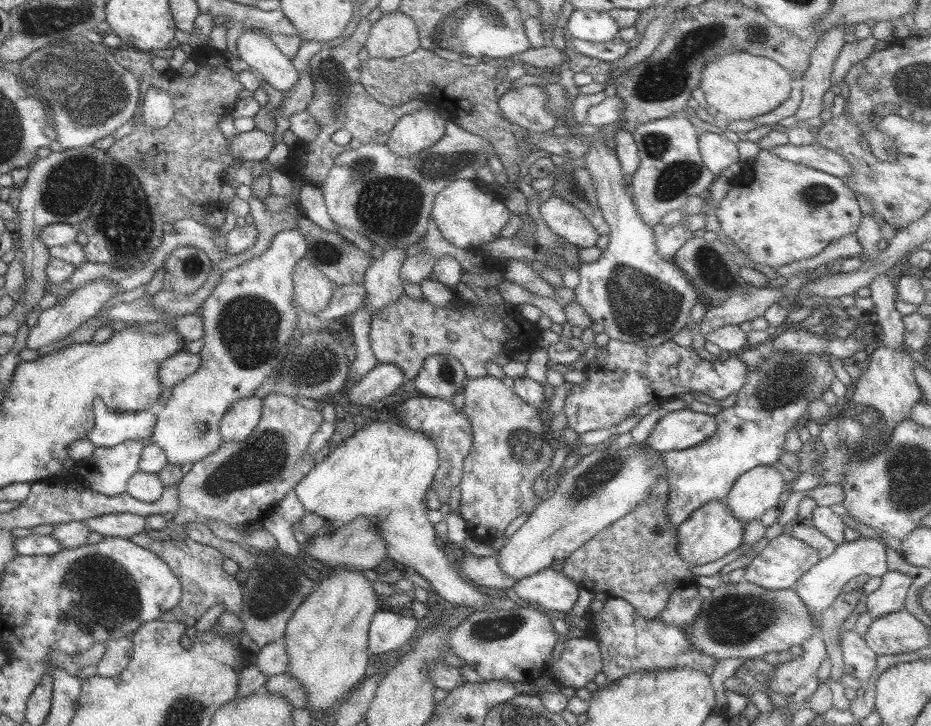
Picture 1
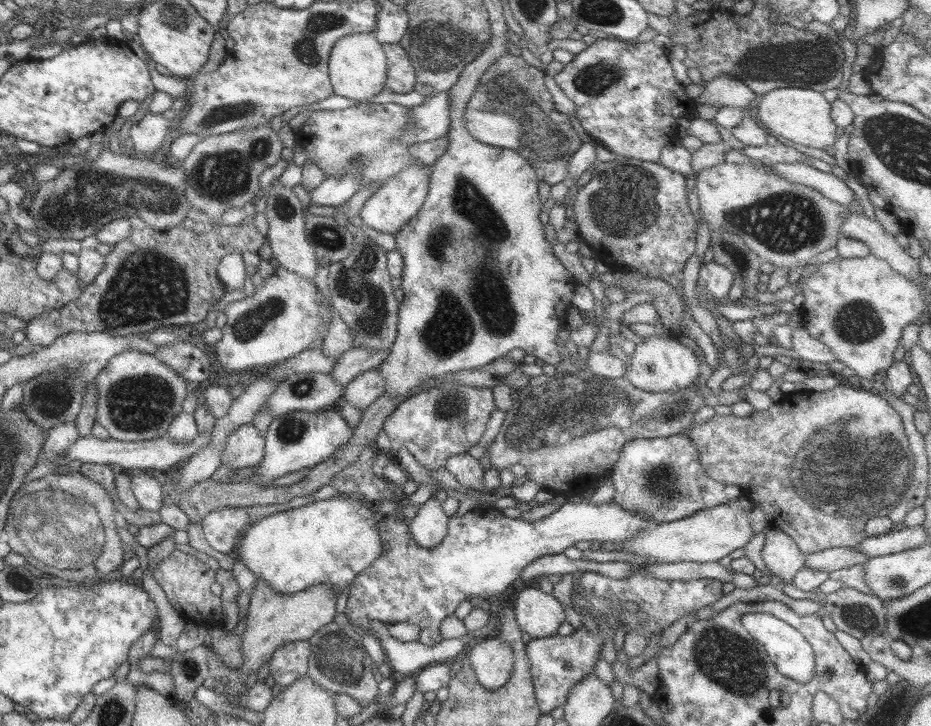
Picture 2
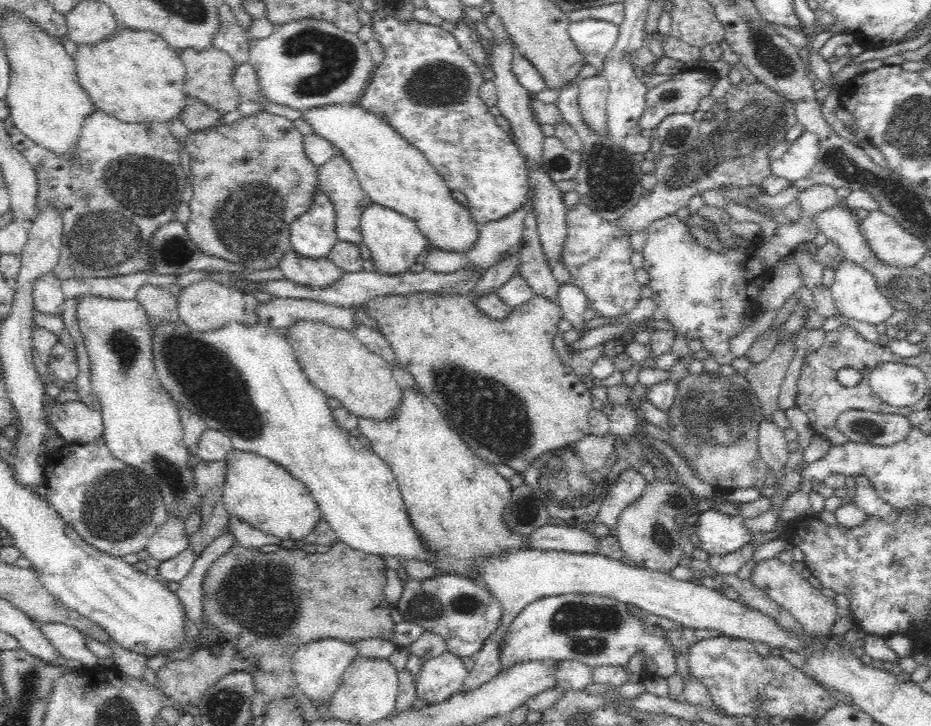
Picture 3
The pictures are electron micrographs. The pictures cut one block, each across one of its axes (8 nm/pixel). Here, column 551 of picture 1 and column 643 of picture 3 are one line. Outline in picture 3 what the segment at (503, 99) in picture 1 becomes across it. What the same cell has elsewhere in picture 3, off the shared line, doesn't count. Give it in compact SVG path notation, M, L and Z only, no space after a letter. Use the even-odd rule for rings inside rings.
M701 68L683 69L678 74L670 76L668 82L647 92L645 110L640 118L637 133L643 129L656 129L664 118L672 114L696 114L700 111L700 101L706 100L708 96L712 95L714 86L720 80L721 78L717 74L712 74L710 68L706 73Z

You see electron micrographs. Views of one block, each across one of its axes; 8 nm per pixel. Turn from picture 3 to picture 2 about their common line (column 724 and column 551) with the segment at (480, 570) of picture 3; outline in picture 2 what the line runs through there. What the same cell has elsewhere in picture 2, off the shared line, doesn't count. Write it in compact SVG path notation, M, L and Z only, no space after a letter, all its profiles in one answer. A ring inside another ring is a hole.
M535 583L525 586L511 602L514 620L520 632L531 639L555 636L565 621L561 603L543 593Z

